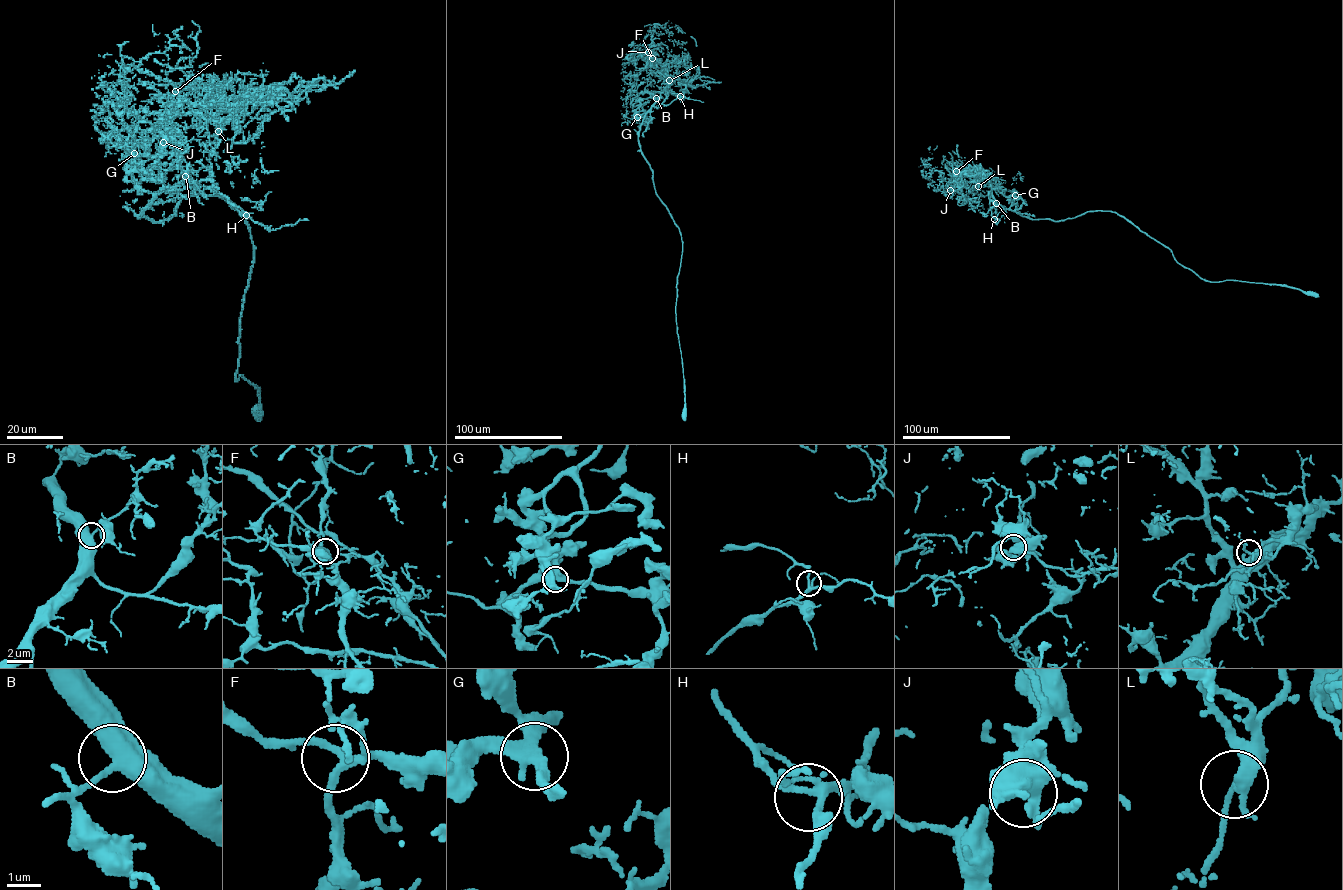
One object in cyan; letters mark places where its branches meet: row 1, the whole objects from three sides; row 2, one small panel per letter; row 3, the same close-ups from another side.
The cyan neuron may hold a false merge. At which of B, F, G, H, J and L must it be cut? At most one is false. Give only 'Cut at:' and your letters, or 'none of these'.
Cut at: L

